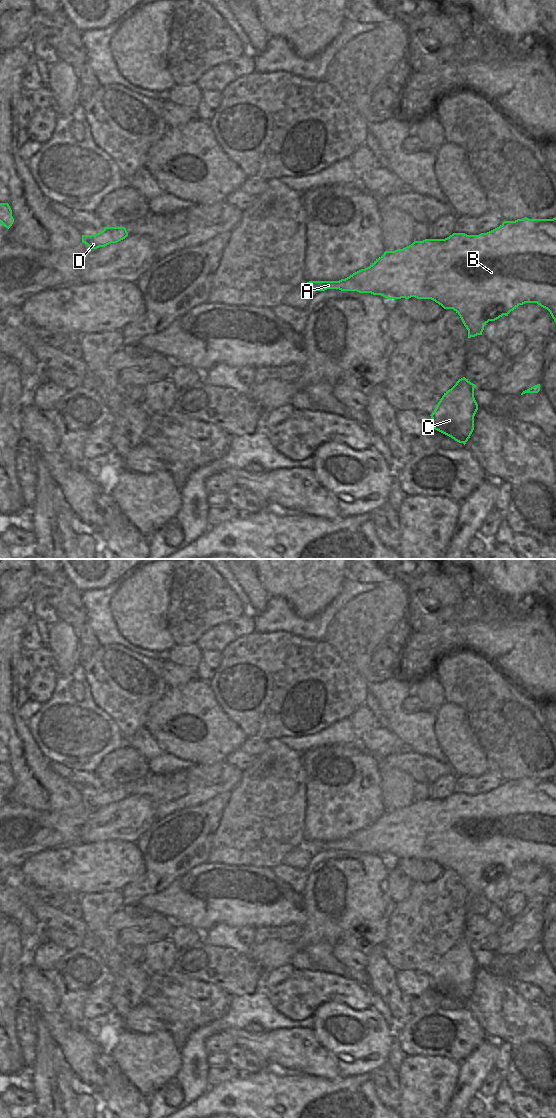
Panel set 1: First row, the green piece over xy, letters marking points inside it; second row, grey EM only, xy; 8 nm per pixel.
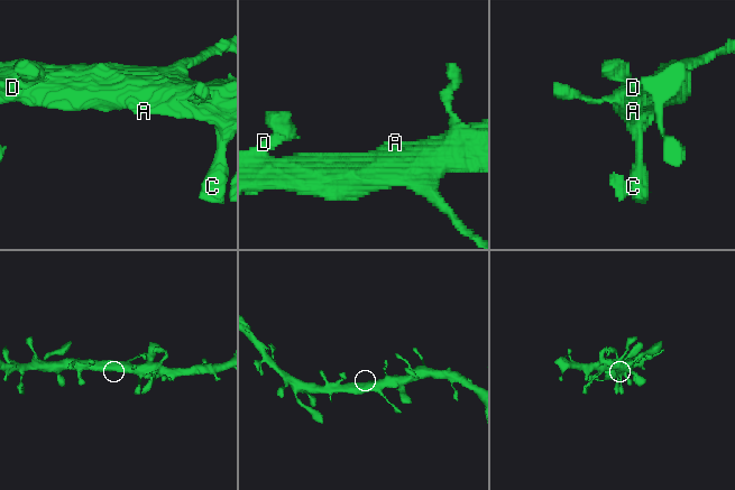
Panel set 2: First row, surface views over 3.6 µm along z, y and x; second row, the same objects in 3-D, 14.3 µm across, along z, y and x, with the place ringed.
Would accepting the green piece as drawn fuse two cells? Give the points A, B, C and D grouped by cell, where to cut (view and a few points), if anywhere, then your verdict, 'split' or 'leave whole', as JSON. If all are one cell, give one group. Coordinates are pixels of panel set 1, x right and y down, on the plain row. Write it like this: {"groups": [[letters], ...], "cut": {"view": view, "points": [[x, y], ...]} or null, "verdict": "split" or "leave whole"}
{"groups": [["A", "B", "C", "D"]], "cut": null, "verdict": "leave whole"}

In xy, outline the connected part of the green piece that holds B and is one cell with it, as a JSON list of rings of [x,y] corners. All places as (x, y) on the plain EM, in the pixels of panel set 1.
[[[556,777],[553,779],[517,779],[479,795],[453,793],[445,799],[425,799],[395,811],[385,811],[369,827],[339,841],[309,841],[311,851],[339,849],[381,855],[387,859],[431,859],[444,869],[453,869],[468,890],[468,898],[482,895],[484,886],[525,863],[537,863],[547,869],[556,882]]]

